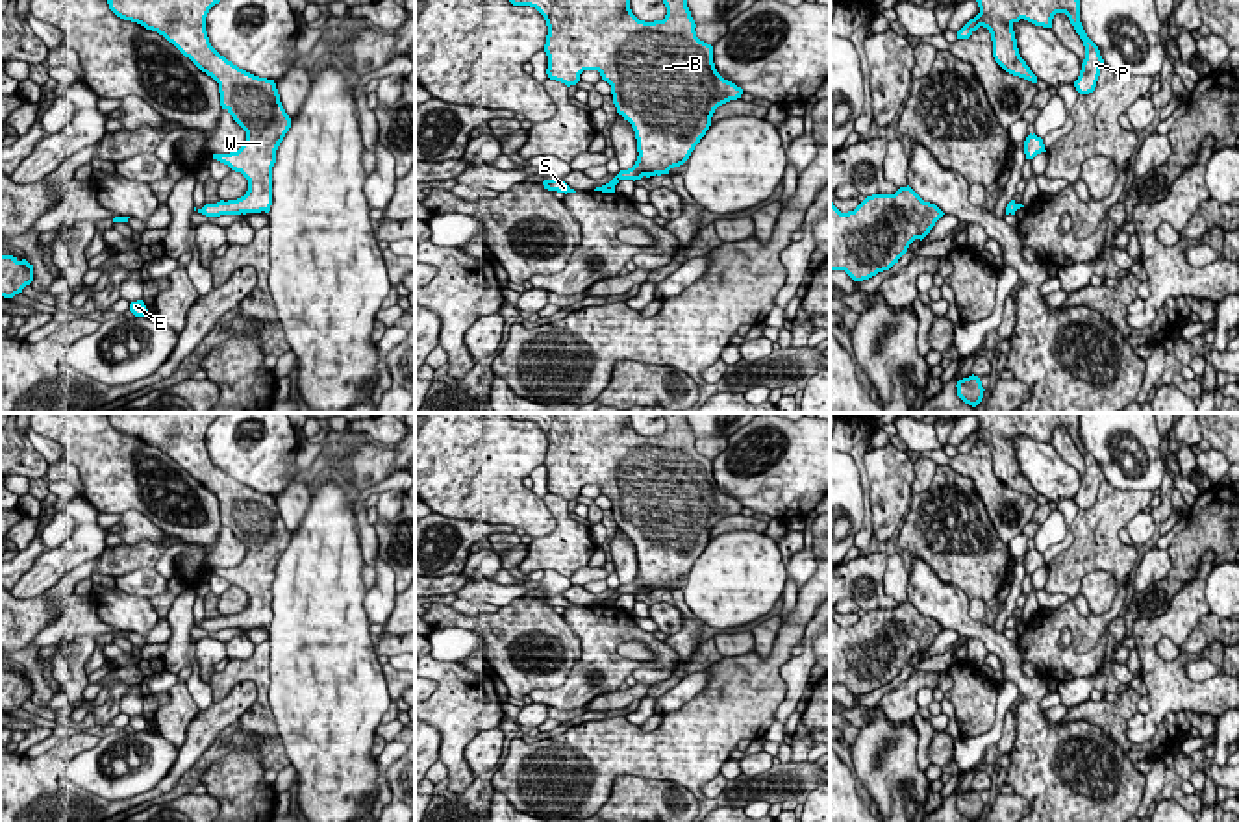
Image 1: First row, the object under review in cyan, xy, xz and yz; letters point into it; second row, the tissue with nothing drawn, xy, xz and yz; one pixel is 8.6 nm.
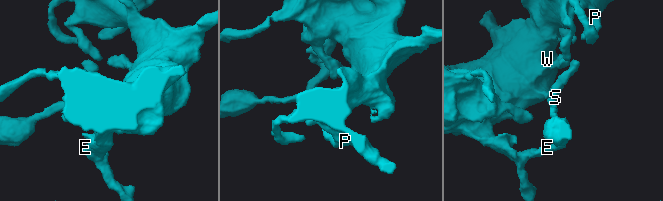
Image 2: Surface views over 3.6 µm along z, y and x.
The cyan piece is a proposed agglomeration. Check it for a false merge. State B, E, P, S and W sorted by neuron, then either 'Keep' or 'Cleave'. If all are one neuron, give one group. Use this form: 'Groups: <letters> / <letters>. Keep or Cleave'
Groups: B E P S W. Keep

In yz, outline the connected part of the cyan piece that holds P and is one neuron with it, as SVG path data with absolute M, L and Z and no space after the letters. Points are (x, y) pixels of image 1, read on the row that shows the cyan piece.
M976 0L980 13L970 19L959 31L957 39L969 39L980 26L987 28L993 41L995 61L1009 74L1037 83L1037 76L1020 57L1013 24L1020 19L1052 28L1056 13L1065 13L1083 41L1085 59L1074 87L1080 94L1095 91L1104 59L1098 46L1087 37L1080 22L1080 0Z

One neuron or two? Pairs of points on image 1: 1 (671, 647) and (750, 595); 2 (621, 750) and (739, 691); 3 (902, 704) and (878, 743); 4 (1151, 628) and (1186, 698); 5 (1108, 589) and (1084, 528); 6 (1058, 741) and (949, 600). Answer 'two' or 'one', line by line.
1: two
2: one
3: two
4: one
5: two
6: one

